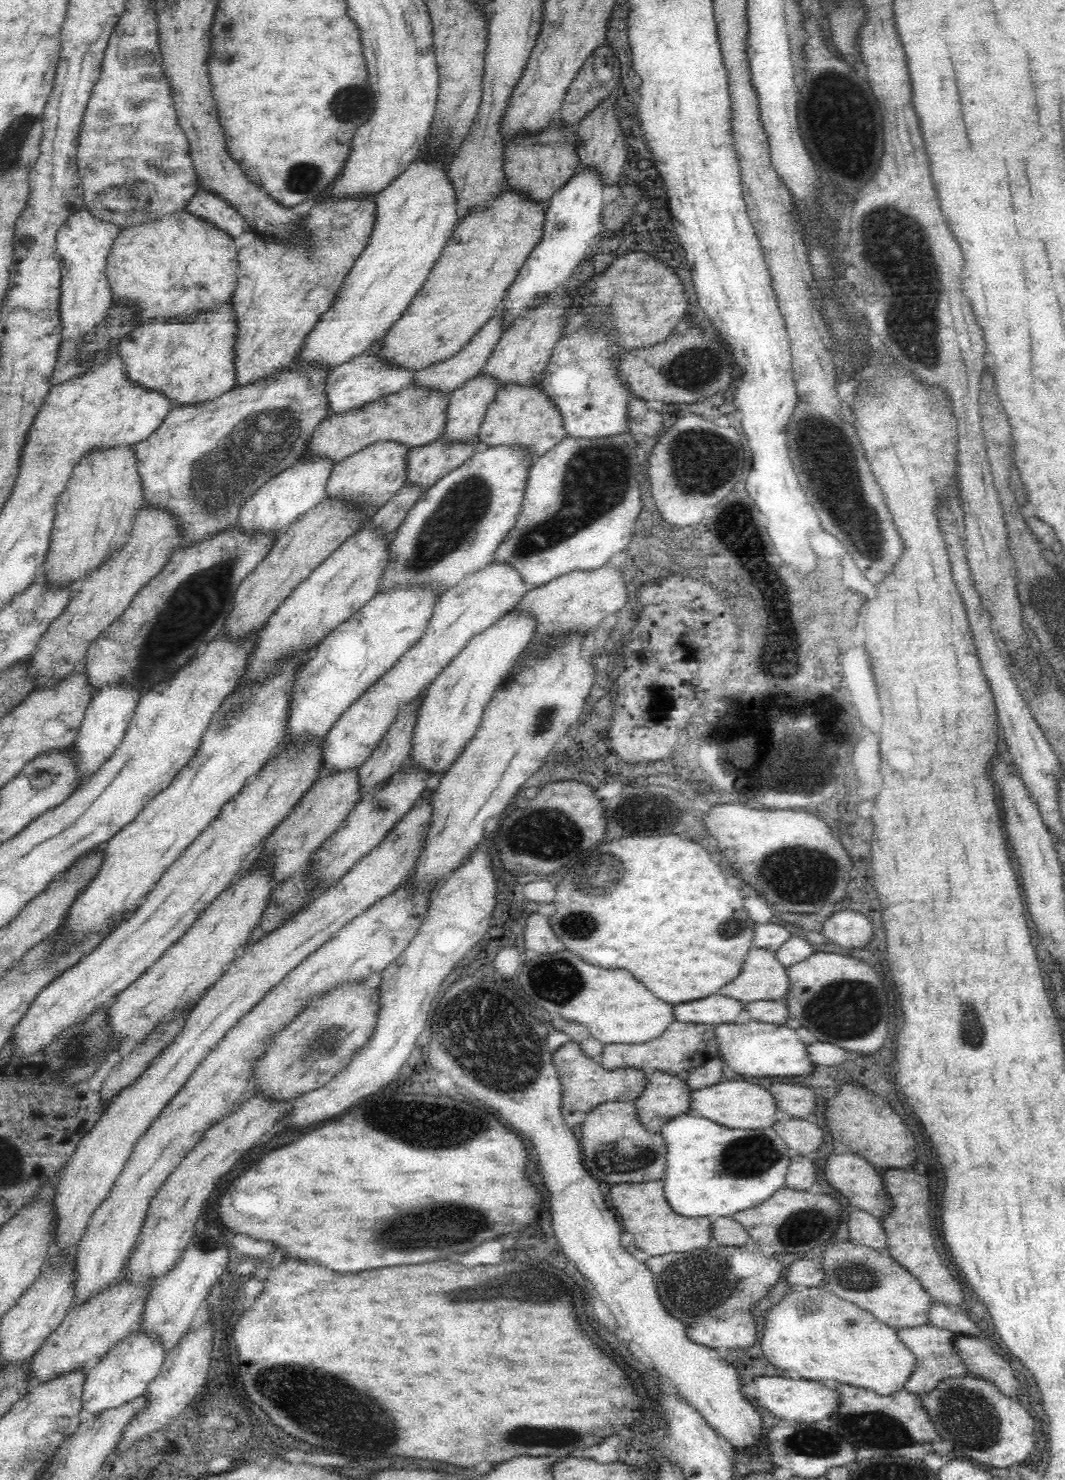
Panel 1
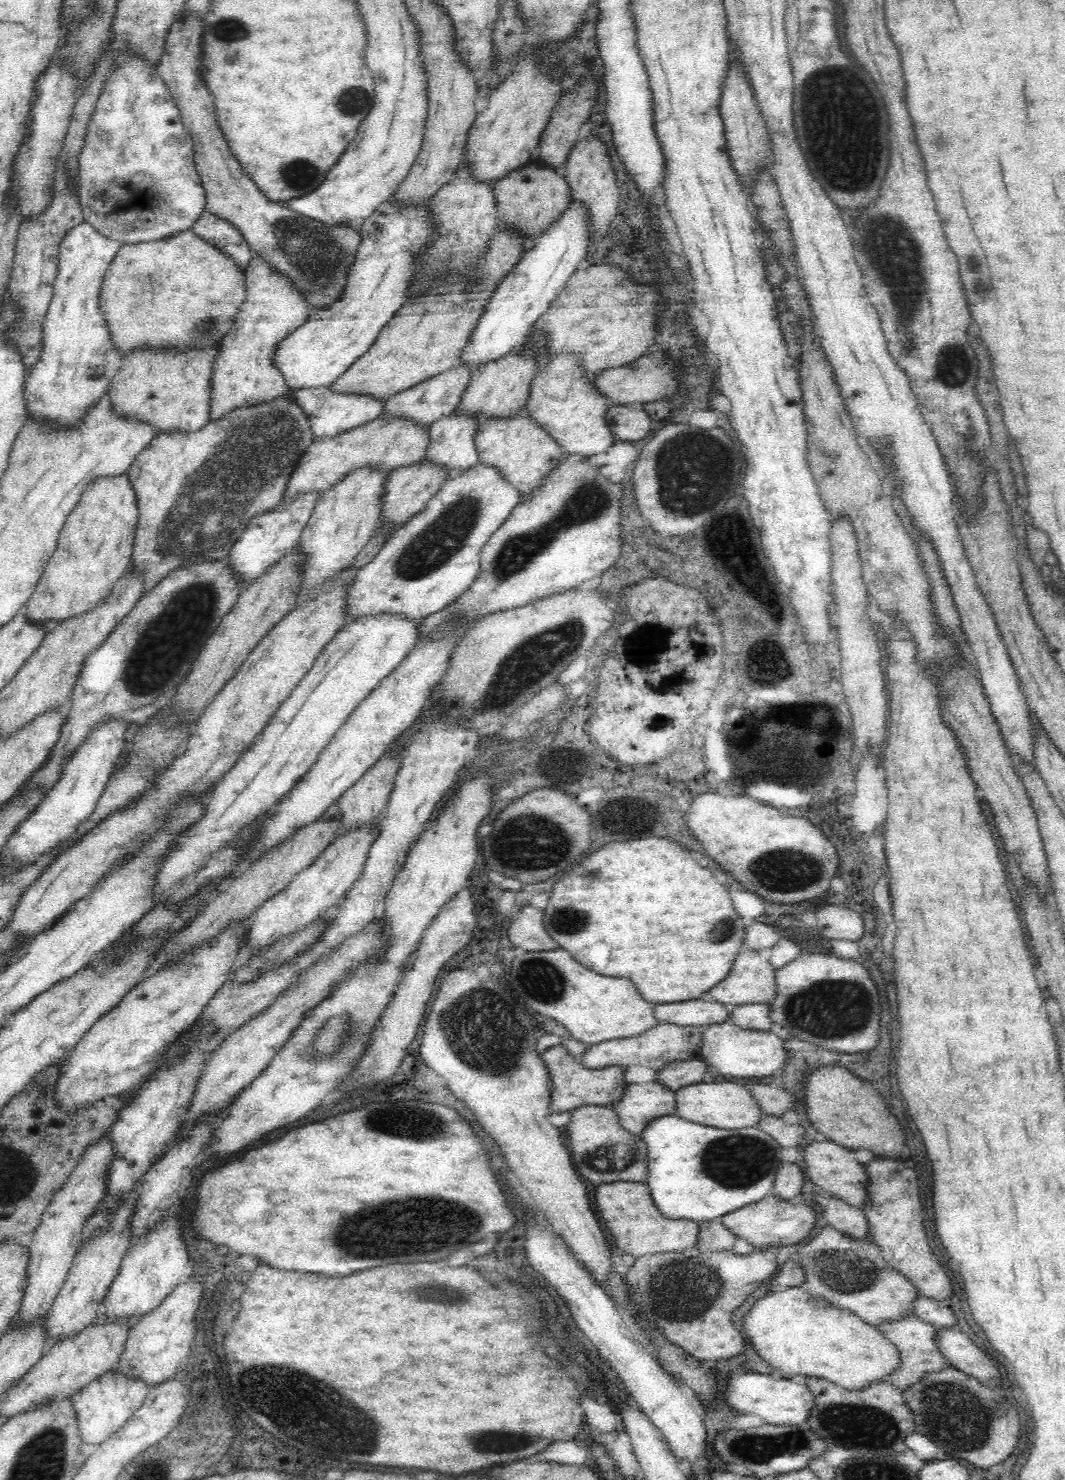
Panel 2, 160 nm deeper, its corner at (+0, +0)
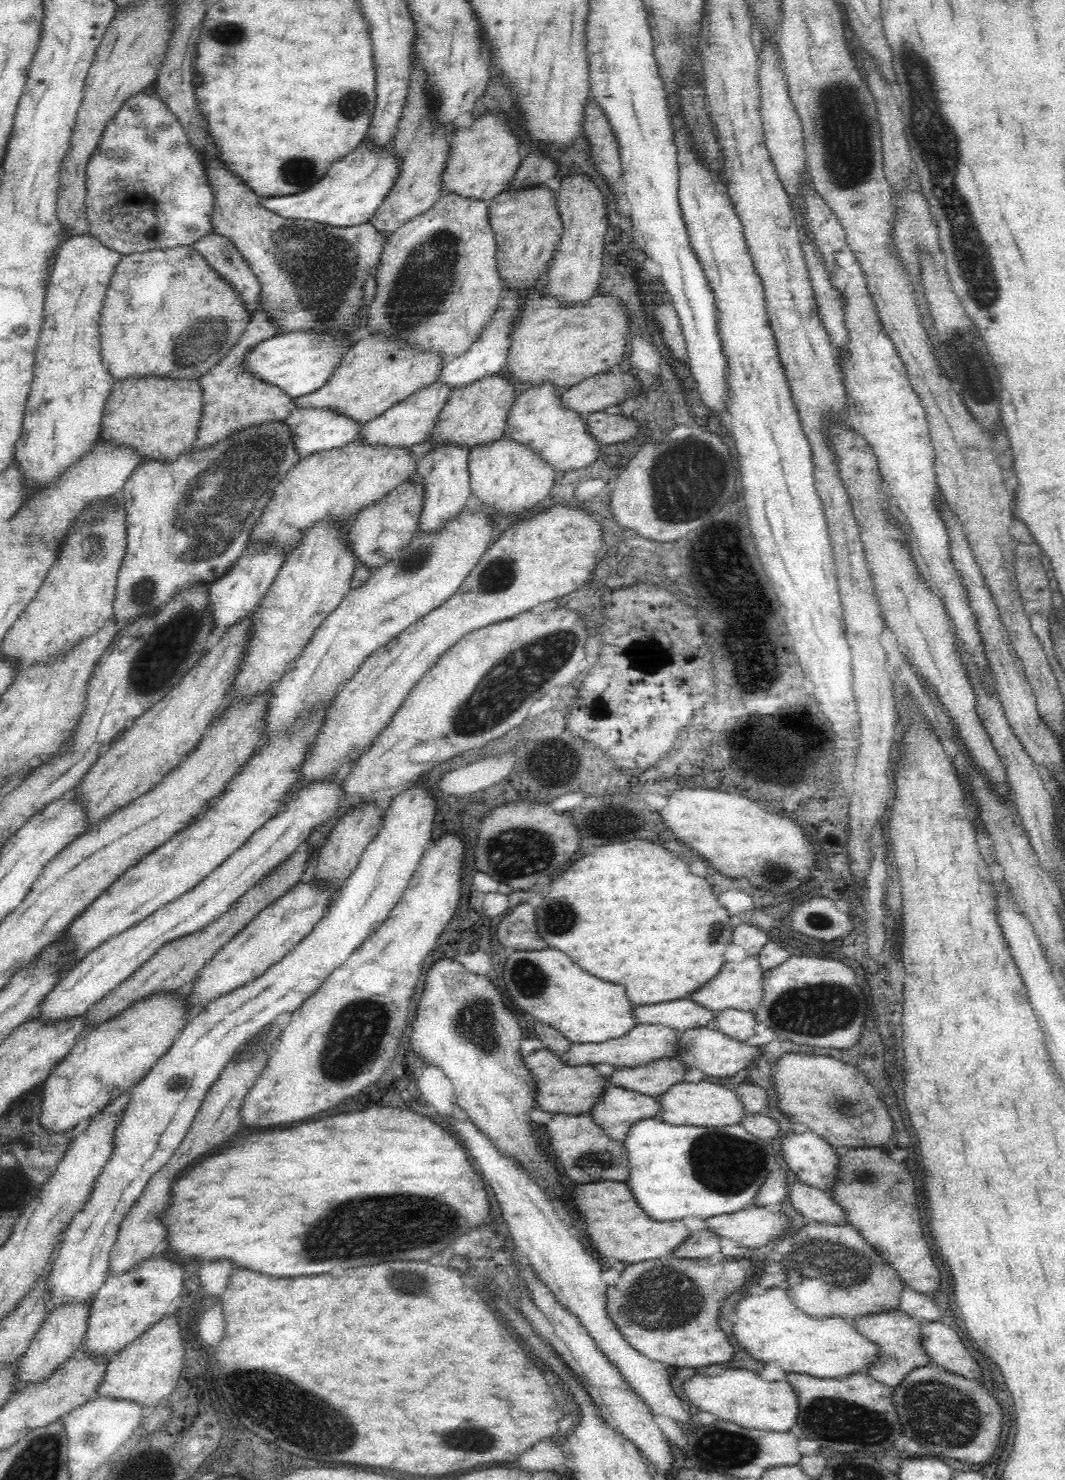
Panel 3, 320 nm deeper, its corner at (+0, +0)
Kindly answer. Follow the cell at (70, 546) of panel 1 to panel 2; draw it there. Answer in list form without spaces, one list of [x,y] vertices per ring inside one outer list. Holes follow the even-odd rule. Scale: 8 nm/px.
[[[128,473],[114,478],[102,477],[88,485],[80,504],[68,515],[55,553],[25,604],[23,614],[26,621],[42,627],[46,634],[59,624],[95,609],[127,571],[137,518],[137,501]]]

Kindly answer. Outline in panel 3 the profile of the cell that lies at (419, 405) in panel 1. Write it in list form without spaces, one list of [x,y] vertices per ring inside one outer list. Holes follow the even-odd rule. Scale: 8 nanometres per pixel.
[[[354,441],[348,443],[346,446],[343,446],[341,449],[332,449],[327,450],[322,453],[311,454],[310,457],[300,459],[287,473],[286,476],[279,482],[279,485],[276,486],[274,490],[274,495],[272,499],[268,502],[268,505],[265,507],[264,512],[260,515],[260,518],[256,521],[256,524],[252,526],[250,530],[250,536],[248,538],[247,547],[257,547],[258,545],[268,545],[271,547],[278,547],[282,551],[282,555],[285,558],[300,544],[300,541],[303,541],[303,534],[307,533],[307,530],[318,523],[331,523],[334,521],[336,524],[346,524],[350,522],[353,518],[356,517],[362,509],[367,508],[368,506],[376,506],[380,500],[384,500],[388,496],[388,493],[391,490],[394,490],[399,484],[410,480],[410,477],[413,476],[414,470],[416,470],[416,463],[412,461],[412,455],[408,453],[406,447],[386,447],[386,445],[378,445],[377,447],[372,447],[368,443],[362,443],[362,441]]]

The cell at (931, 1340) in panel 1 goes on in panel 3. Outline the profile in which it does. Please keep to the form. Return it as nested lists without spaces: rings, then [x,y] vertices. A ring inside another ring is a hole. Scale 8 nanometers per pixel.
[[[899,1308],[880,1312],[880,1314],[864,1314],[850,1320],[856,1331],[862,1334],[868,1341],[876,1343],[880,1351],[877,1352],[876,1362],[872,1362],[864,1371],[866,1375],[875,1378],[886,1387],[895,1388],[906,1378],[910,1370],[927,1366],[930,1363],[928,1354],[925,1354],[921,1342],[920,1326],[922,1322],[916,1322],[908,1314]]]

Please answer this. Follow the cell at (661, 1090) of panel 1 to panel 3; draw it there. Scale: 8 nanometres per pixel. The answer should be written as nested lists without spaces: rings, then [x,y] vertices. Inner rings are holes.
[[[608,1085],[587,1113],[613,1141],[623,1141],[628,1128],[642,1119],[656,1118],[660,1103],[653,1096]]]

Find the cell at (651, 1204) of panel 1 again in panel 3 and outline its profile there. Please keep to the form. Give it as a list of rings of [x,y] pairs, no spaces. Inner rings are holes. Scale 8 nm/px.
[[[624,1182],[576,1183],[570,1192],[569,1201],[571,1208],[574,1208],[586,1223],[585,1235],[589,1244],[596,1248],[604,1263],[620,1260],[629,1265],[670,1255],[691,1233],[681,1220],[658,1222],[648,1217]]]

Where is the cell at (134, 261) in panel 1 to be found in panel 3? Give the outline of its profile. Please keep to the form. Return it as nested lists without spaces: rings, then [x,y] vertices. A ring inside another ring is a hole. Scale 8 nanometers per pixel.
[[[192,246],[121,255],[108,285],[99,326],[103,366],[115,382],[130,378],[200,380],[231,352],[249,316],[244,301]]]

